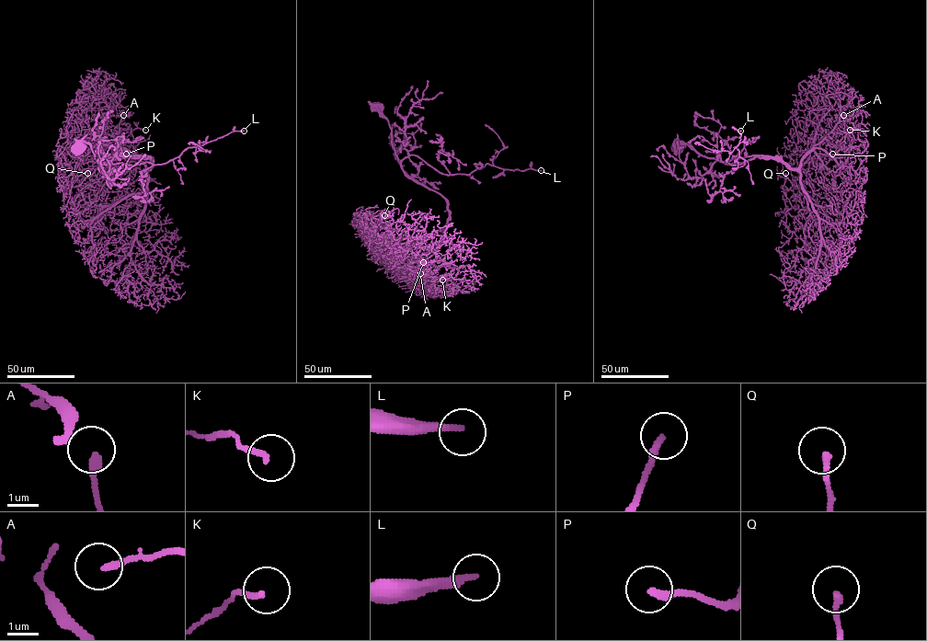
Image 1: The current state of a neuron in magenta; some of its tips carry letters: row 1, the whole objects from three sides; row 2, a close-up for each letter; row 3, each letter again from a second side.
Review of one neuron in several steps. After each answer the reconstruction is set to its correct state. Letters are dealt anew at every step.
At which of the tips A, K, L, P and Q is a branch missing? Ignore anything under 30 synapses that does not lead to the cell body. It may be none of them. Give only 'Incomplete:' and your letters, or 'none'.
Incomplete: L

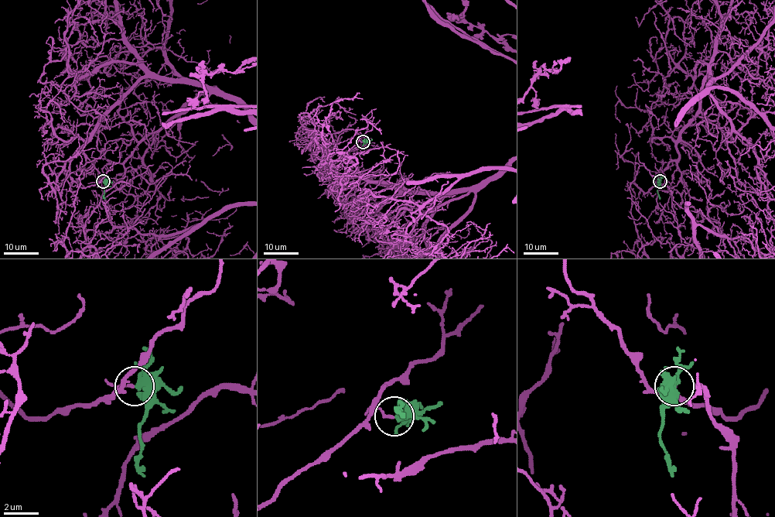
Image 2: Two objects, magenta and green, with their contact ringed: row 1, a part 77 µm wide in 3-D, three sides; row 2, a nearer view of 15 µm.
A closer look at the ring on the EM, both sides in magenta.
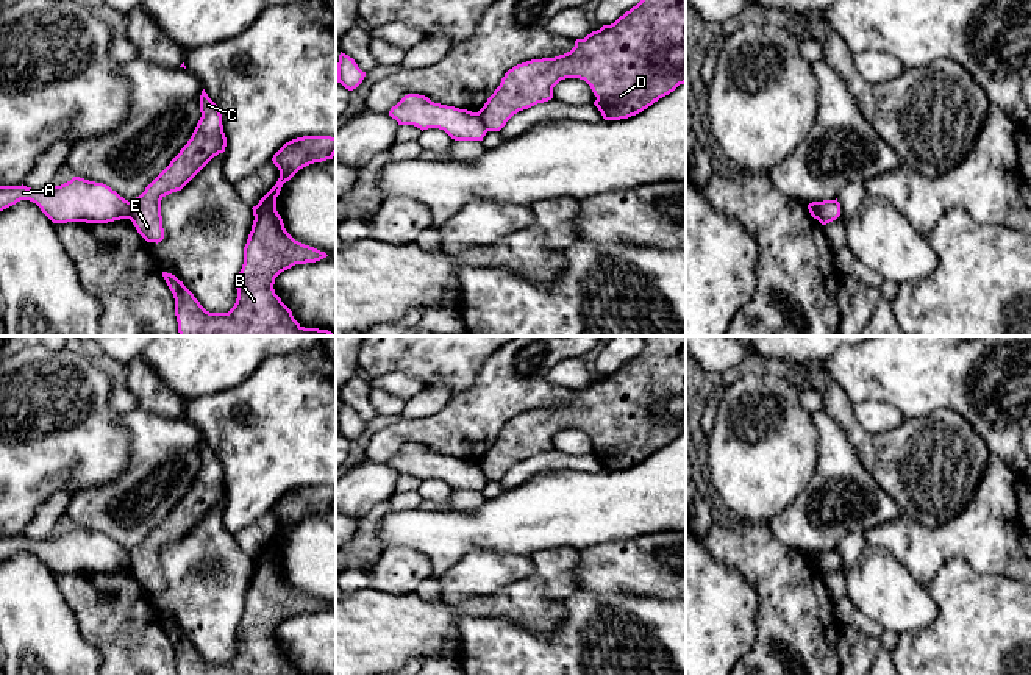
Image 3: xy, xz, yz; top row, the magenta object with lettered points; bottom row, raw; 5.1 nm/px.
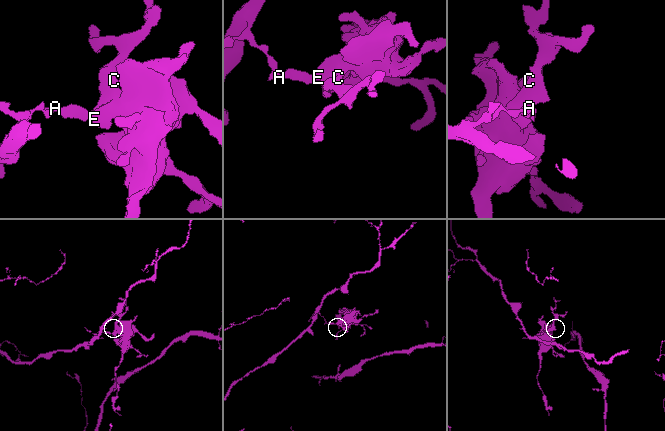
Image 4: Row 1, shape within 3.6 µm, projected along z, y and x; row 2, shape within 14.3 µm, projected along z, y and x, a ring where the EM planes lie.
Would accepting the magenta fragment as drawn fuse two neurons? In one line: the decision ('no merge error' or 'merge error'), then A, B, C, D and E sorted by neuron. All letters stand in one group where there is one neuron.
merge error; A / B C D E

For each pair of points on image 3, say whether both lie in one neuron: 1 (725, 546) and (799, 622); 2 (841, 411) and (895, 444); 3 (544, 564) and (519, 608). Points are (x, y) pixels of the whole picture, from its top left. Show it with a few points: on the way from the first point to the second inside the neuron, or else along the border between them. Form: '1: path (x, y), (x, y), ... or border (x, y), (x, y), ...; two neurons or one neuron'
1: path (745, 560), (788, 602); one neuron
2: path (850, 425), (869, 444), (881, 444); one neuron
3: path (544, 575), (542, 585), (530, 597); one neuron

